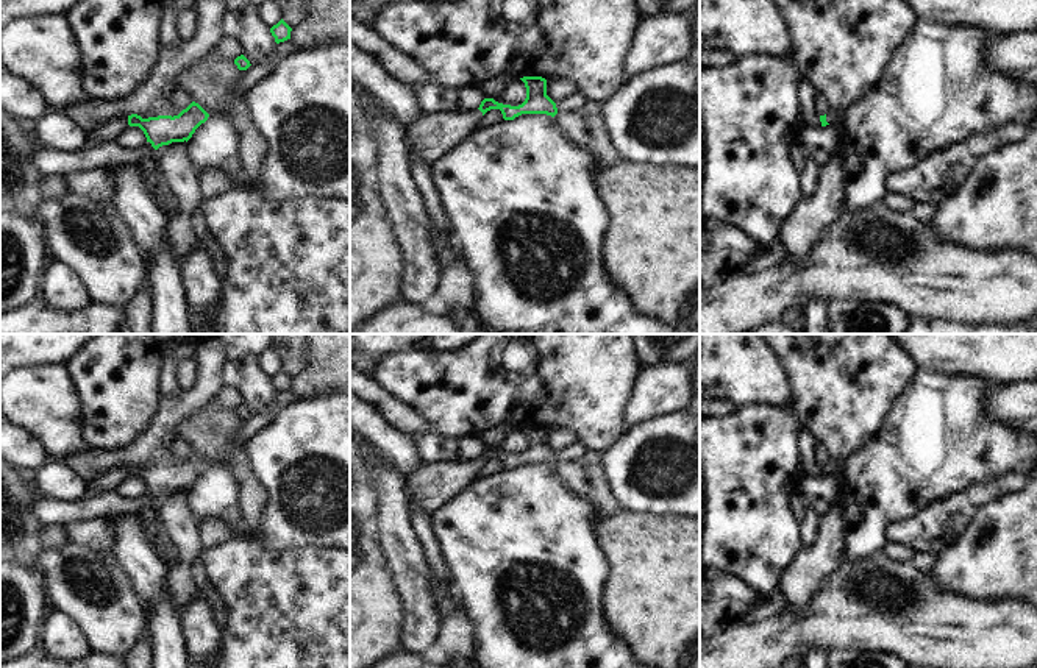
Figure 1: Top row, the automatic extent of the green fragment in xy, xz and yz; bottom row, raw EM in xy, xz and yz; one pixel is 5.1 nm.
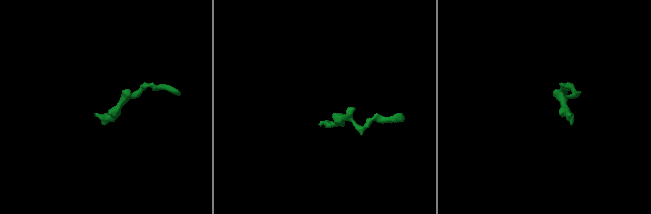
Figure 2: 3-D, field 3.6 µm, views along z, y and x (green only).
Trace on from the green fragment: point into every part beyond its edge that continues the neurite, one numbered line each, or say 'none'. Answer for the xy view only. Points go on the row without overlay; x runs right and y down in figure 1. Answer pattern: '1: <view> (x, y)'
none

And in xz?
1: xz (430, 486)

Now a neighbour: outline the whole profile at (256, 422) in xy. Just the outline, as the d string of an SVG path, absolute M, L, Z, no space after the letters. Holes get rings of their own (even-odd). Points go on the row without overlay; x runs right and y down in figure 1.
M290 389L276 393L269 409L264 410L262 414L251 414L247 420L242 420L242 423L237 426L237 429L228 439L228 442L236 446L244 446L244 443L248 439L251 439L255 434L262 431L272 421L273 415L278 410L287 407L295 401L297 401L297 396Z

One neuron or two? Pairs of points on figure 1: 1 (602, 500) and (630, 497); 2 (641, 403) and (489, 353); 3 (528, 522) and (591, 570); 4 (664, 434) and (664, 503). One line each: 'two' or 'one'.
1: two
2: two
3: one
4: one

